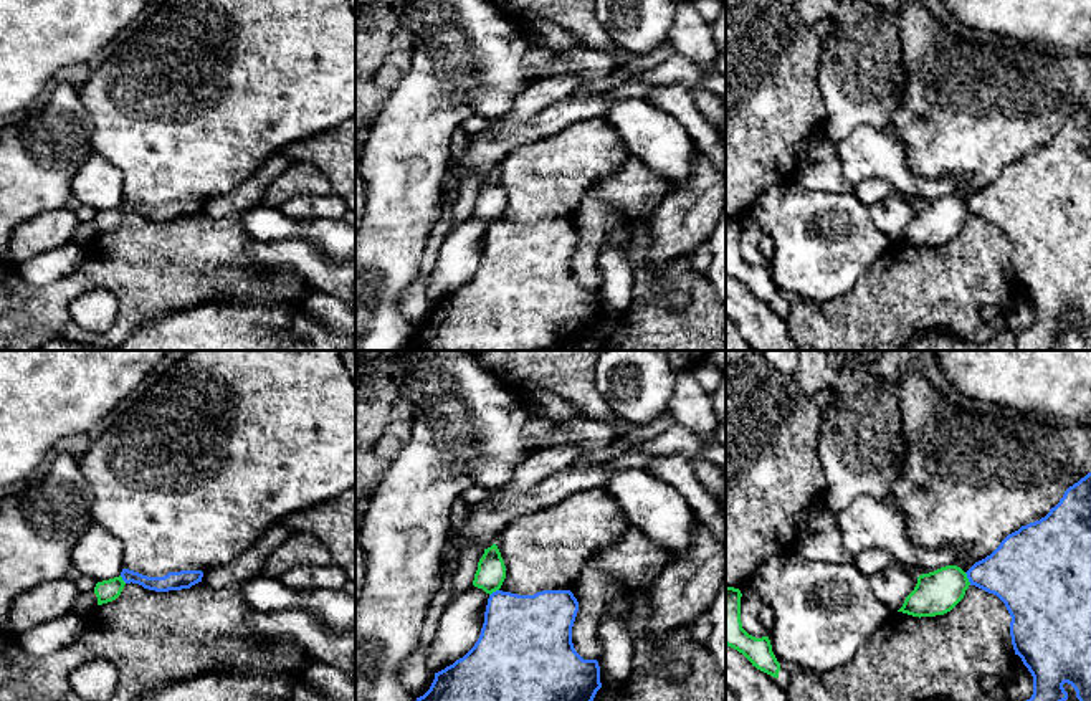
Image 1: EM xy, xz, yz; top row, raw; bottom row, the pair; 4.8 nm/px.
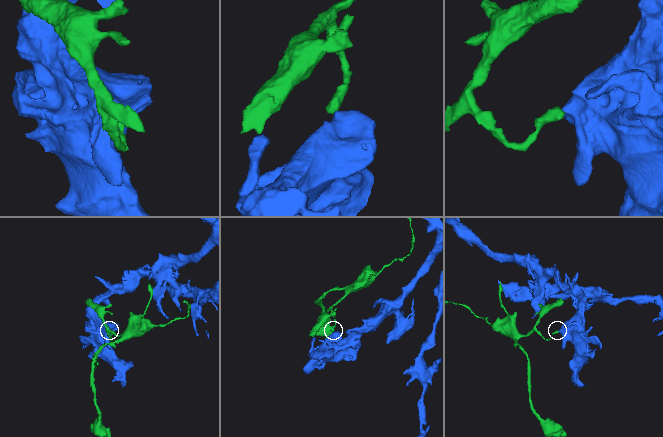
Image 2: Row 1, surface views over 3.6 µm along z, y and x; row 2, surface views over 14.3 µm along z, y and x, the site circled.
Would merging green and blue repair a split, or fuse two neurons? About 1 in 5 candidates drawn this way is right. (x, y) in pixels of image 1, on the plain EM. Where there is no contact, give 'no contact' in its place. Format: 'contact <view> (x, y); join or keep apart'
contact yz (967, 209); keep apart

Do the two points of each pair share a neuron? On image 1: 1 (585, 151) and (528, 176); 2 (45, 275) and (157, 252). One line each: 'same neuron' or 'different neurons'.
1: same neuron
2: different neurons

